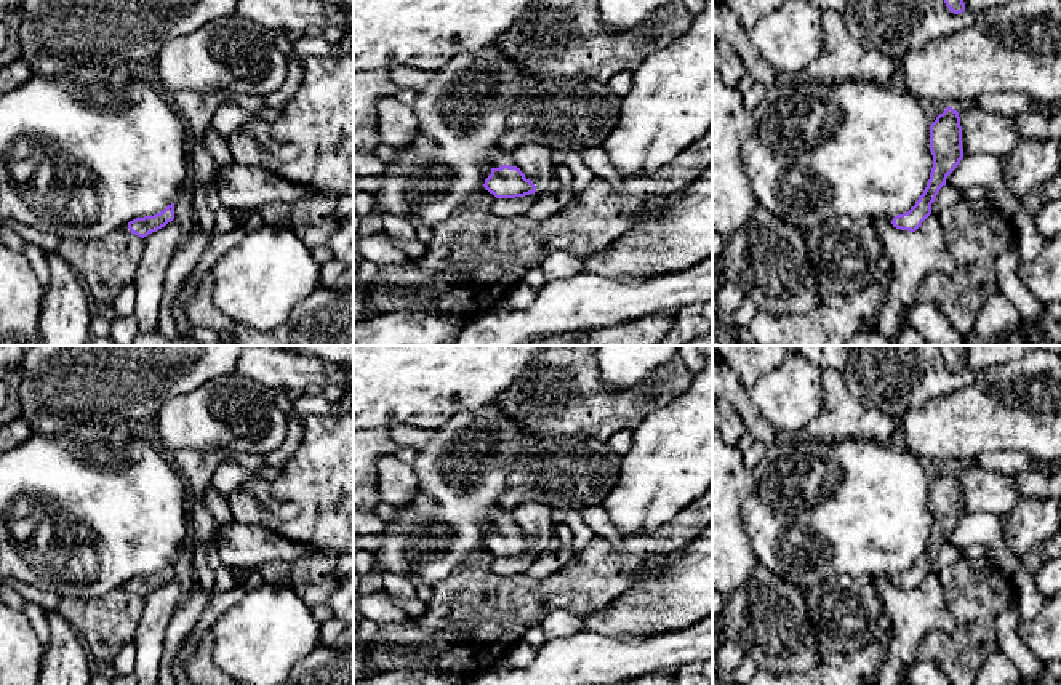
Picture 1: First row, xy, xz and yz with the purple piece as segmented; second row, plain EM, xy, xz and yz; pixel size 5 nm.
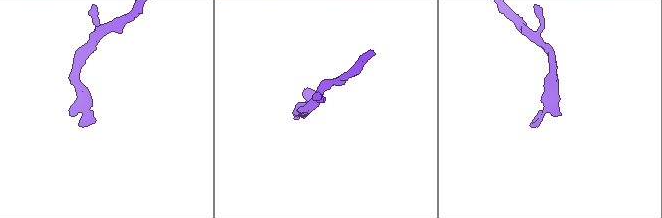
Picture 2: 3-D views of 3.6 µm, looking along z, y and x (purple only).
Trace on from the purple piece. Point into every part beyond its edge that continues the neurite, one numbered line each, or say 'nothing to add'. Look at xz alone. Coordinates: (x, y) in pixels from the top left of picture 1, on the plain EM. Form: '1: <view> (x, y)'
1: xz (496, 516)

